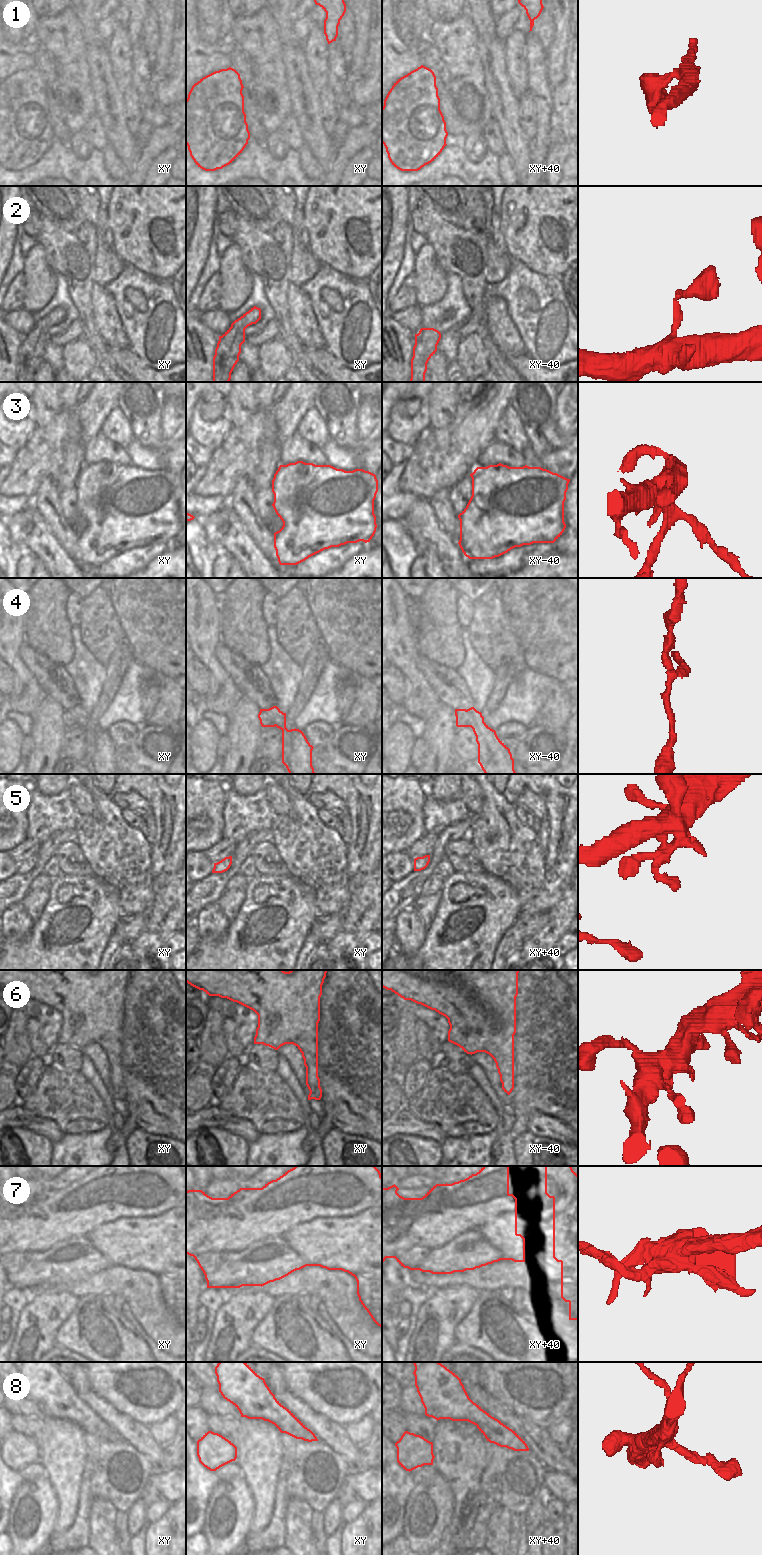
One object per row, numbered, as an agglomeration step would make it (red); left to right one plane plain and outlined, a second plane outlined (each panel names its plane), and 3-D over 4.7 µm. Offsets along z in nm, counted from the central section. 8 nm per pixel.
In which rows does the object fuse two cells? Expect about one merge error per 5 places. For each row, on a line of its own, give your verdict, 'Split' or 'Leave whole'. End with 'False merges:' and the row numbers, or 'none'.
1: Leave whole
2: Leave whole
3: Leave whole
4: Split
5: Leave whole
6: Leave whole
7: Split
8: Leave whole
False merges: 4, 7.

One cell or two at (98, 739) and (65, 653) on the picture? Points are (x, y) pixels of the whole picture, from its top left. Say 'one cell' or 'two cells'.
two cells

